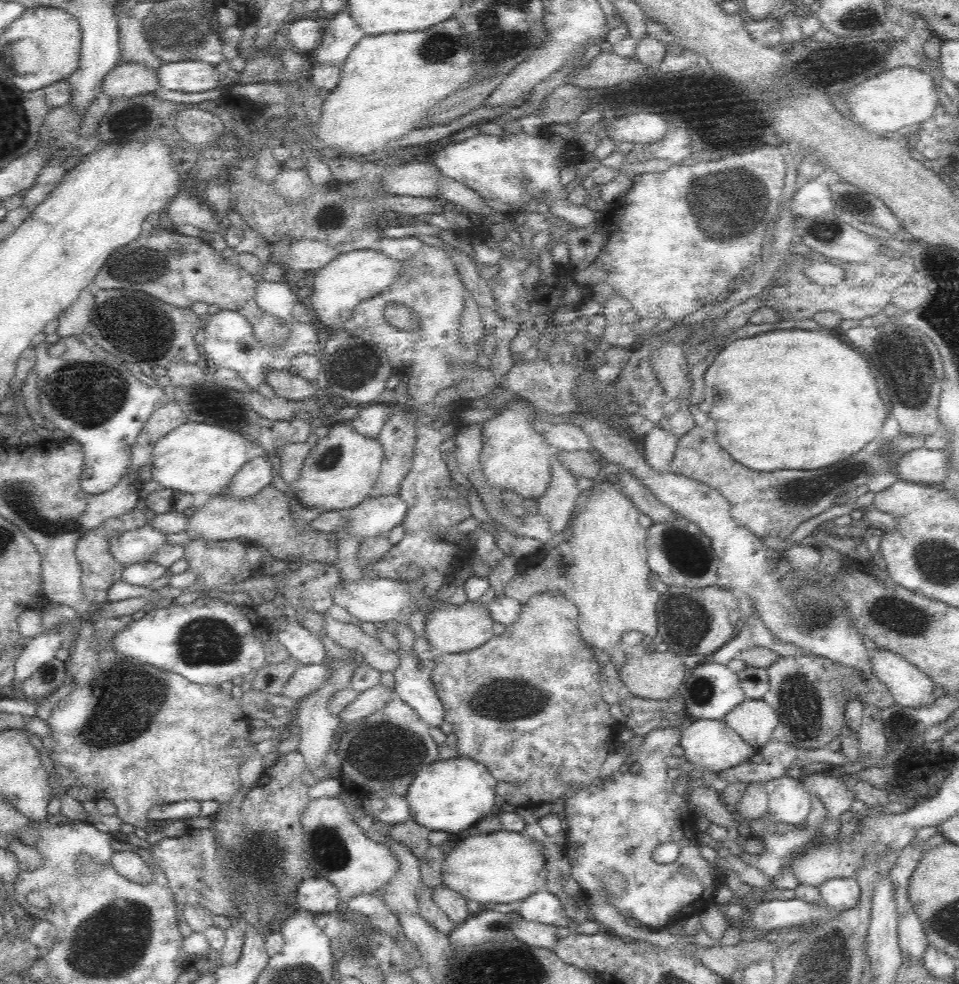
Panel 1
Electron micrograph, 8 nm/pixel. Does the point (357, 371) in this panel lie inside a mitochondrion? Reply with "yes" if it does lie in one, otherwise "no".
yes

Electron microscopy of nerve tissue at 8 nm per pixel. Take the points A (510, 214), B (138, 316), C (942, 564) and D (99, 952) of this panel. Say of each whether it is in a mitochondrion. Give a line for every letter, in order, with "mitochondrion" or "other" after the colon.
A: other
B: mitochondrion
C: mitochondrion
D: mitochondrion

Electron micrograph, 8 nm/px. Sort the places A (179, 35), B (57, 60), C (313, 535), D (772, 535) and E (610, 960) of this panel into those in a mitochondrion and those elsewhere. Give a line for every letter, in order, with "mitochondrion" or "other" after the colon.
A: mitochondrion
B: other
C: other
D: other
E: other

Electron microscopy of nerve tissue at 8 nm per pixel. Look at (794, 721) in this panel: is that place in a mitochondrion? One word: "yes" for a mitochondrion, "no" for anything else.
yes

